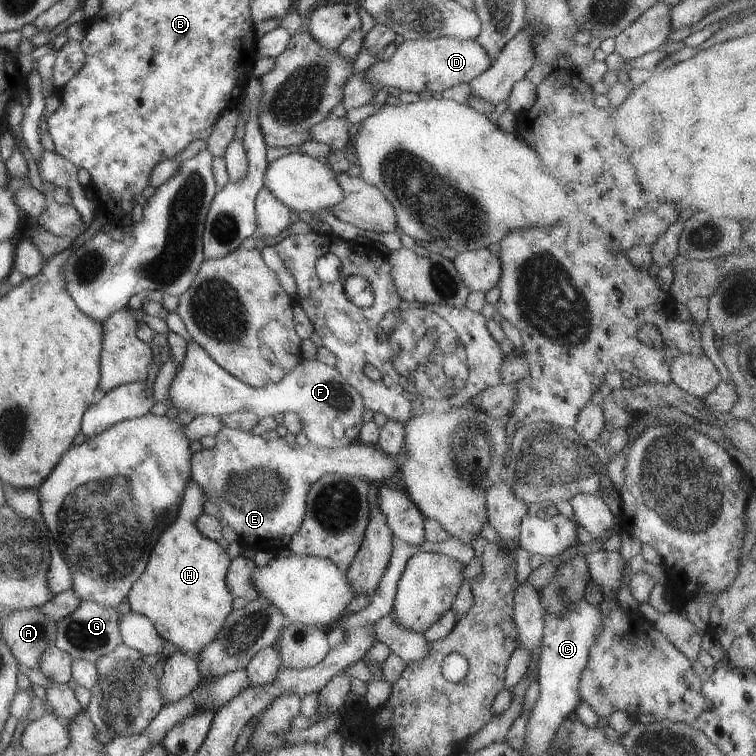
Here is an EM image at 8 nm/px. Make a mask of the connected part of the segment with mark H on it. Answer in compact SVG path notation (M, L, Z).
M191 479L176 520L158 537L146 570L127 596L131 611L150 619L163 639L176 644L180 653L196 656L216 640L226 616L233 611L235 598L226 588L226 572L231 562L227 549L202 536L196 528L206 498L204 488Z

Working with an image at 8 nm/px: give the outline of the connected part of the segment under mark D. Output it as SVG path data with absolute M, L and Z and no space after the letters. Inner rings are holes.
M442 36L432 40L404 41L388 60L378 60L364 71L364 80L372 86L395 86L402 92L442 92L455 84L469 84L491 65L486 50L477 38L460 40Z

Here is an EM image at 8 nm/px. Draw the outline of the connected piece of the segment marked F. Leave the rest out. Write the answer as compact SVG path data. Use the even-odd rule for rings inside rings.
M192 340L187 345L185 359L169 387L170 407L176 408L178 412L188 411L195 417L220 417L246 410L264 418L292 411L300 416L302 432L316 446L334 450L357 441L364 423L364 400L360 392L346 382L337 368L332 368L318 359L304 358L290 374L283 376L278 384L252 388L216 364L198 342Z

